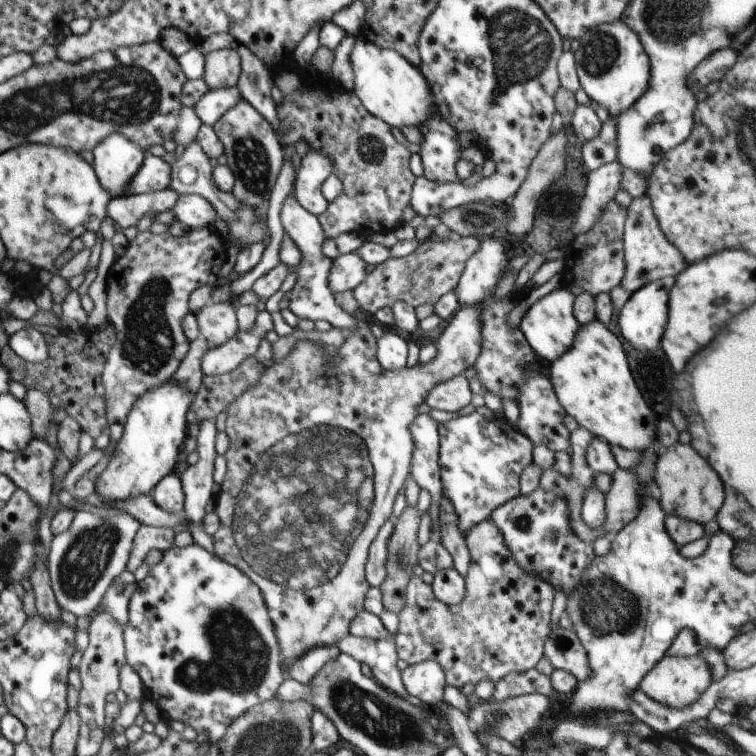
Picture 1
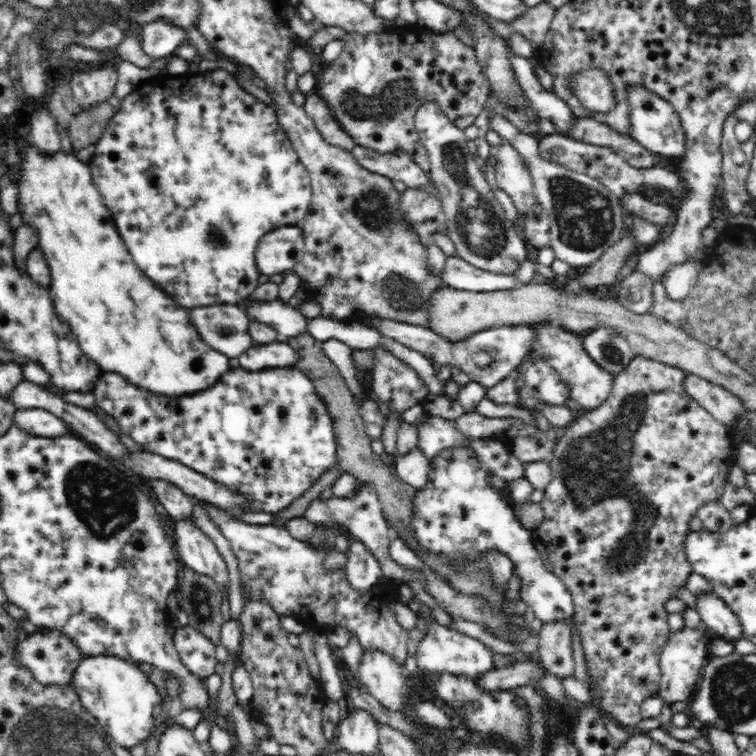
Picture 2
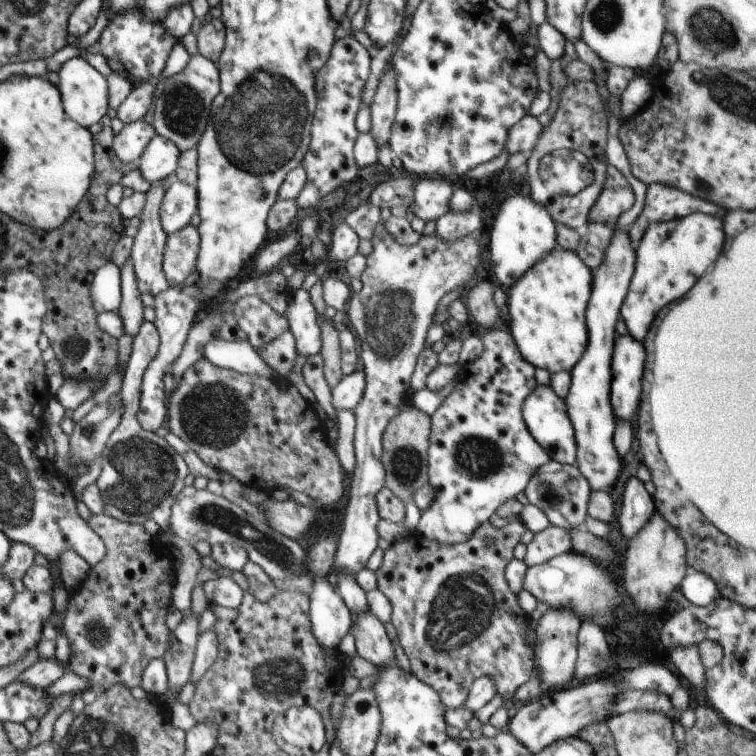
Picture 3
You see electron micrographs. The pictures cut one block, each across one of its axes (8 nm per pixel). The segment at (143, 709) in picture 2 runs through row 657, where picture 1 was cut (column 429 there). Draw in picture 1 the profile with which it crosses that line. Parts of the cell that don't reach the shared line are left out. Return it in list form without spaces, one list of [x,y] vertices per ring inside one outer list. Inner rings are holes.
[[[365,32],[356,36],[356,44],[350,52],[350,64],[354,71],[353,94],[356,94],[369,114],[386,125],[398,129],[403,126],[418,127],[436,112],[428,80],[421,74],[420,69],[394,50],[382,49],[369,42]]]

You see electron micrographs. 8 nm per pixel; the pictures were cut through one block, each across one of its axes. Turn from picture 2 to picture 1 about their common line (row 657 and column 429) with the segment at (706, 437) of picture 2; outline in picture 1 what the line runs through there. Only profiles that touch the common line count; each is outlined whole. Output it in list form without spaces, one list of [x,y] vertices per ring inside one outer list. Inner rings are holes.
[[[484,520],[469,529],[465,542],[470,554],[470,565],[465,577],[465,596],[456,605],[446,605],[435,598],[430,585],[413,575],[406,590],[406,603],[399,615],[399,627],[395,636],[397,656],[409,665],[422,661],[438,662],[444,670],[447,686],[462,689],[467,684],[482,680],[498,682],[512,672],[534,669],[544,657],[544,642],[551,631],[550,616],[554,602],[554,587],[519,566],[507,548],[500,530]]]

